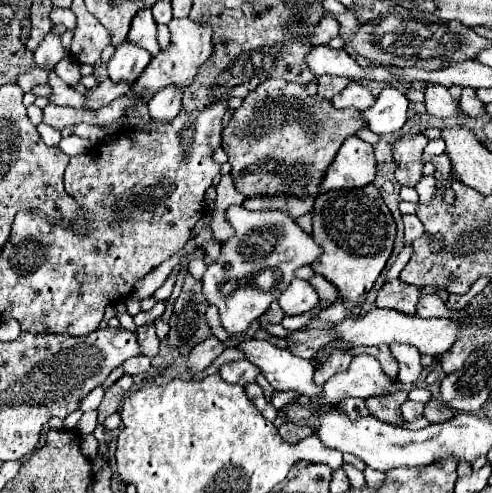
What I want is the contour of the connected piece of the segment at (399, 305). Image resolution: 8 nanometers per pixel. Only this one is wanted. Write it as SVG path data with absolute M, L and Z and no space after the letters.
M394 279L394 281L386 283L378 291L376 307L394 309L394 311L402 311L406 315L414 315L416 313L418 295L420 295L418 287L412 287L412 285L404 283L404 281L400 281L400 279Z

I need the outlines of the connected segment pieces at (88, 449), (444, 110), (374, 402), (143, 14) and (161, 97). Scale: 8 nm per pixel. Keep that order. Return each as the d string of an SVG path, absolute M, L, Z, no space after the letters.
M82 435L82 453L88 459L94 459L98 455L98 441L94 435Z
M428 85L424 89L424 105L430 115L440 117L440 119L452 117L458 109L458 103L452 99L448 89L442 85Z
M398 391L398 393L390 393L390 395L380 395L380 397L368 397L366 407L374 417L386 419L386 423L398 425L400 407L406 399L408 399L408 391Z
M140 9L130 25L130 33L126 37L128 41L144 47L152 55L160 53L158 45L158 33L156 33L156 21L152 21L152 9Z
M174 85L160 89L148 103L150 117L158 121L172 121L172 117L178 115L180 107L182 107L182 89L176 89Z

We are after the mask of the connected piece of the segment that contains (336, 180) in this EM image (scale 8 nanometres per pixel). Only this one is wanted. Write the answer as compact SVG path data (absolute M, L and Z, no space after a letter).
M356 135L348 137L340 147L336 159L328 167L320 191L364 187L376 177L374 147Z

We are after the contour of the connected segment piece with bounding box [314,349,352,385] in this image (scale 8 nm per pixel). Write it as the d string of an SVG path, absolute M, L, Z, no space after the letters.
M336 349L336 351L330 355L330 359L322 365L322 369L316 369L314 381L316 381L318 385L324 385L332 375L336 375L336 373L340 373L340 371L346 371L348 365L350 365L350 361L352 361L352 355L344 355L344 353L340 353L340 351Z

